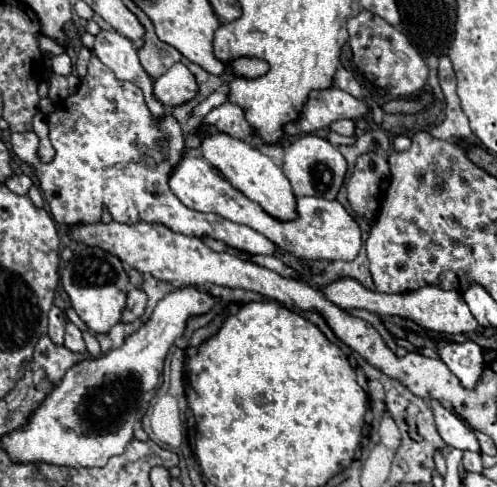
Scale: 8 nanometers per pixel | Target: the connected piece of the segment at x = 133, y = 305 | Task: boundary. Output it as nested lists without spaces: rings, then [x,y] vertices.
[[[131,288],[127,292],[127,308],[123,310],[121,322],[129,324],[129,322],[141,318],[145,312],[145,306],[147,306],[147,294],[143,294],[143,290],[139,290],[139,288]]]

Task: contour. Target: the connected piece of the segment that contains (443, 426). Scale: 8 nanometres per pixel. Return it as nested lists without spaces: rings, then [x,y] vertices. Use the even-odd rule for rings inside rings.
[[[431,400],[431,410],[437,422],[437,430],[443,438],[443,442],[447,442],[451,448],[459,448],[459,450],[471,450],[481,454],[481,446],[479,440],[475,438],[473,430],[467,428],[453,412],[449,412],[447,408],[443,408],[439,402]]]

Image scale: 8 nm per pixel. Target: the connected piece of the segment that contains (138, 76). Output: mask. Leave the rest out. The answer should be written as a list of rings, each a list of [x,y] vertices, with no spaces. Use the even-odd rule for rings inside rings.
[[[101,30],[95,36],[93,54],[107,68],[111,68],[119,80],[129,80],[135,86],[139,86],[143,90],[143,94],[145,94],[145,100],[149,104],[149,110],[155,116],[161,116],[163,114],[161,104],[153,98],[153,84],[151,84],[147,72],[141,68],[139,58],[135,54],[135,46],[133,46],[131,40],[123,38],[115,30]]]

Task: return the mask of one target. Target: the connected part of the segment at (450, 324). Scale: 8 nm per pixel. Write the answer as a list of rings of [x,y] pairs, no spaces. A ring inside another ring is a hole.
[[[351,278],[333,280],[327,286],[321,286],[321,290],[329,302],[335,302],[335,306],[343,306],[345,310],[363,308],[363,310],[369,310],[379,316],[401,316],[401,318],[413,320],[417,326],[421,326],[425,330],[433,330],[433,332],[447,334],[447,336],[449,334],[467,334],[467,332],[475,332],[479,328],[471,310],[465,304],[463,296],[457,290],[439,290],[439,286],[423,286],[415,292],[407,292],[407,294],[381,294],[381,292],[367,290],[365,286],[361,286],[359,282],[355,282]]]

